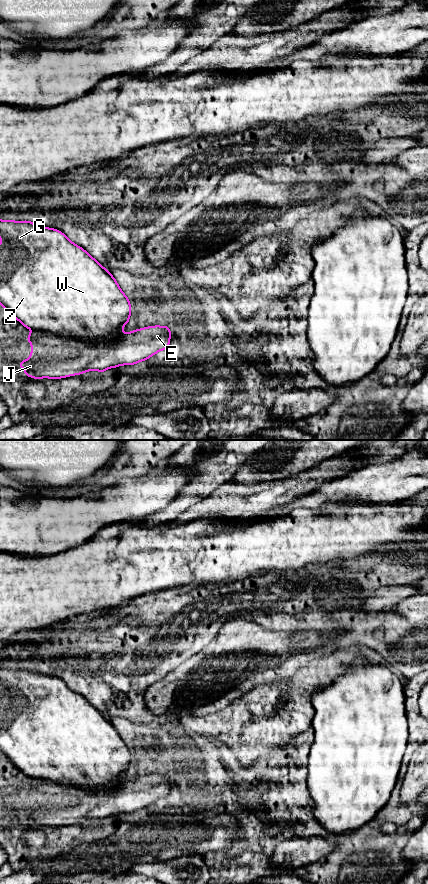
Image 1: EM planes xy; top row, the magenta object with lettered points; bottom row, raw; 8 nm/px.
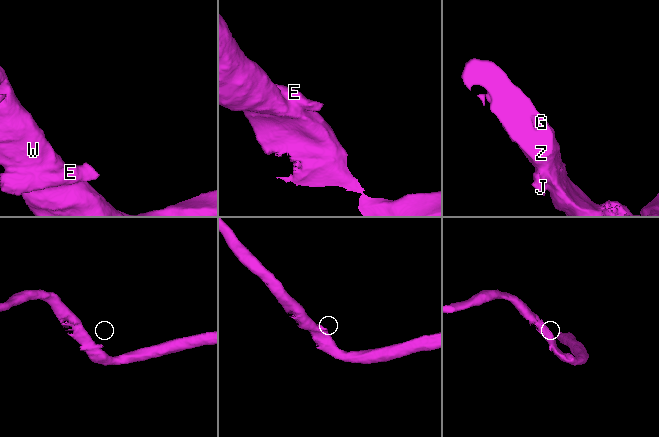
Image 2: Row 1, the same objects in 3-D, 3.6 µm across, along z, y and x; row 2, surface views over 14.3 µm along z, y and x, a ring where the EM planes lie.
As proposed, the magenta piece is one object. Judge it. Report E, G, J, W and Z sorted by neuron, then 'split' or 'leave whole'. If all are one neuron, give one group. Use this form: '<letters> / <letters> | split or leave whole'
E J / G W Z | split

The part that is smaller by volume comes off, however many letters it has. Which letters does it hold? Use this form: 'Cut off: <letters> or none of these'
Cut off: E, J

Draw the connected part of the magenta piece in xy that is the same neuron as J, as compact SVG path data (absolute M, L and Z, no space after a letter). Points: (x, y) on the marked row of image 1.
M148 326L124 333L110 345L102 342L90 343L74 337L59 337L40 331L32 331L26 339L31 346L31 355L28 359L19 362L27 377L34 379L60 379L83 374L87 371L104 373L109 368L122 365L134 365L146 361L159 351L170 345L171 331L169 326Z

